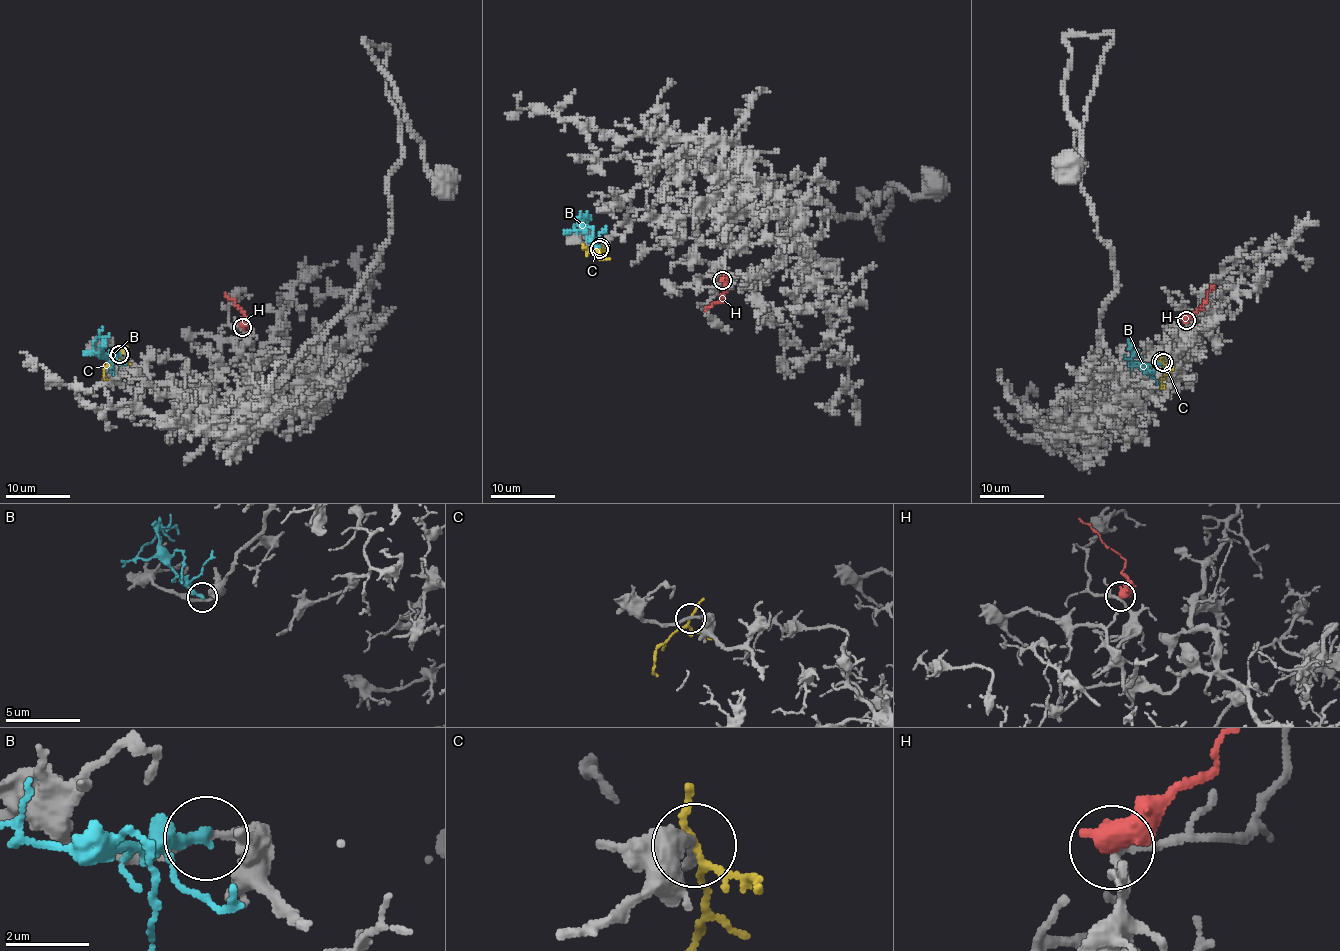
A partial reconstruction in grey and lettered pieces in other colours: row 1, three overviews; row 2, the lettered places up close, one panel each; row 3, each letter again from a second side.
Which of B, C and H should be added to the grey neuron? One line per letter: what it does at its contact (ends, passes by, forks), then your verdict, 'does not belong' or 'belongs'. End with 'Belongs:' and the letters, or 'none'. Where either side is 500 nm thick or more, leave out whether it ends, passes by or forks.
B: it ends | does not belong
C: it forks | does not belong
H: does not belong
Belongs: none

